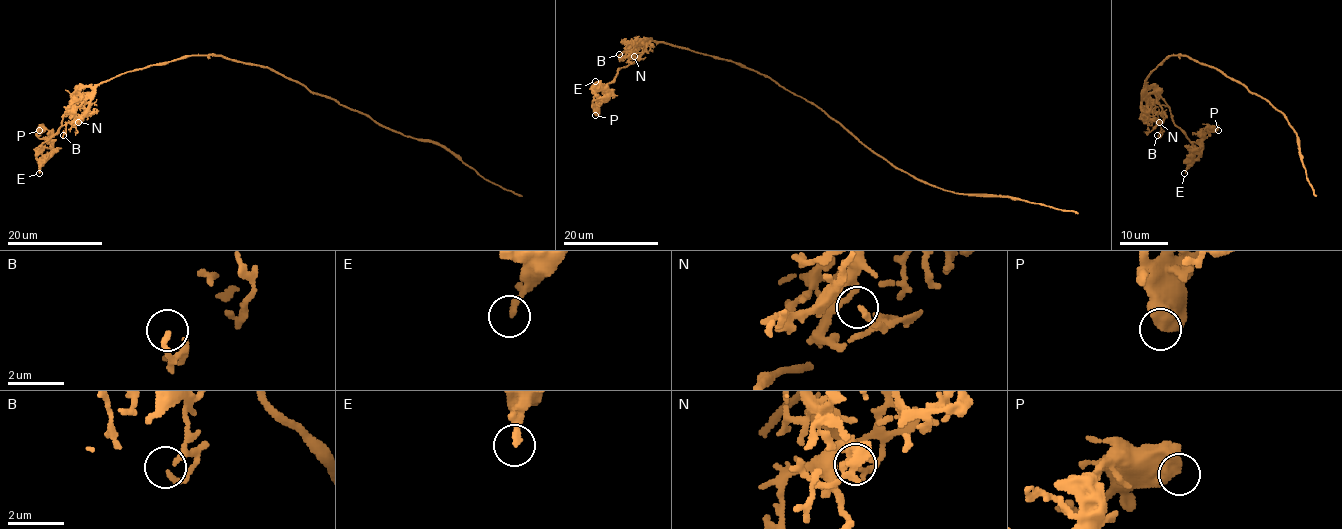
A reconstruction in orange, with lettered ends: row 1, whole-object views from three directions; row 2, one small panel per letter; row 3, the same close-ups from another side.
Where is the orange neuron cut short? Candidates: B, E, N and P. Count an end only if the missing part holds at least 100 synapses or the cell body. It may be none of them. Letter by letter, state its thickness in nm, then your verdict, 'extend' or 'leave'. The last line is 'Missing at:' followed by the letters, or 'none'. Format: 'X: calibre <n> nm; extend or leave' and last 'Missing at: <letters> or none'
B: calibre 190 nm; leave
E: calibre 200 nm; leave
N: calibre 180 nm; leave
P: calibre 750 nm; leave
Missing at: none

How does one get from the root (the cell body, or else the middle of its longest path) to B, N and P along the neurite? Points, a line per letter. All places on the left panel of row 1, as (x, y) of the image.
B: (265, 67), (220, 56), (189, 55), (122, 73), (96, 87), (89, 110), (69, 123), (63, 135)
N: (265, 67), (189, 55), (82, 84), (78, 95), (84, 108), (78, 122)
P: (265, 67), (220, 56), (189, 55), (139, 68), (102, 81), (85, 93), (47, 142), (48, 131), (39, 130)

